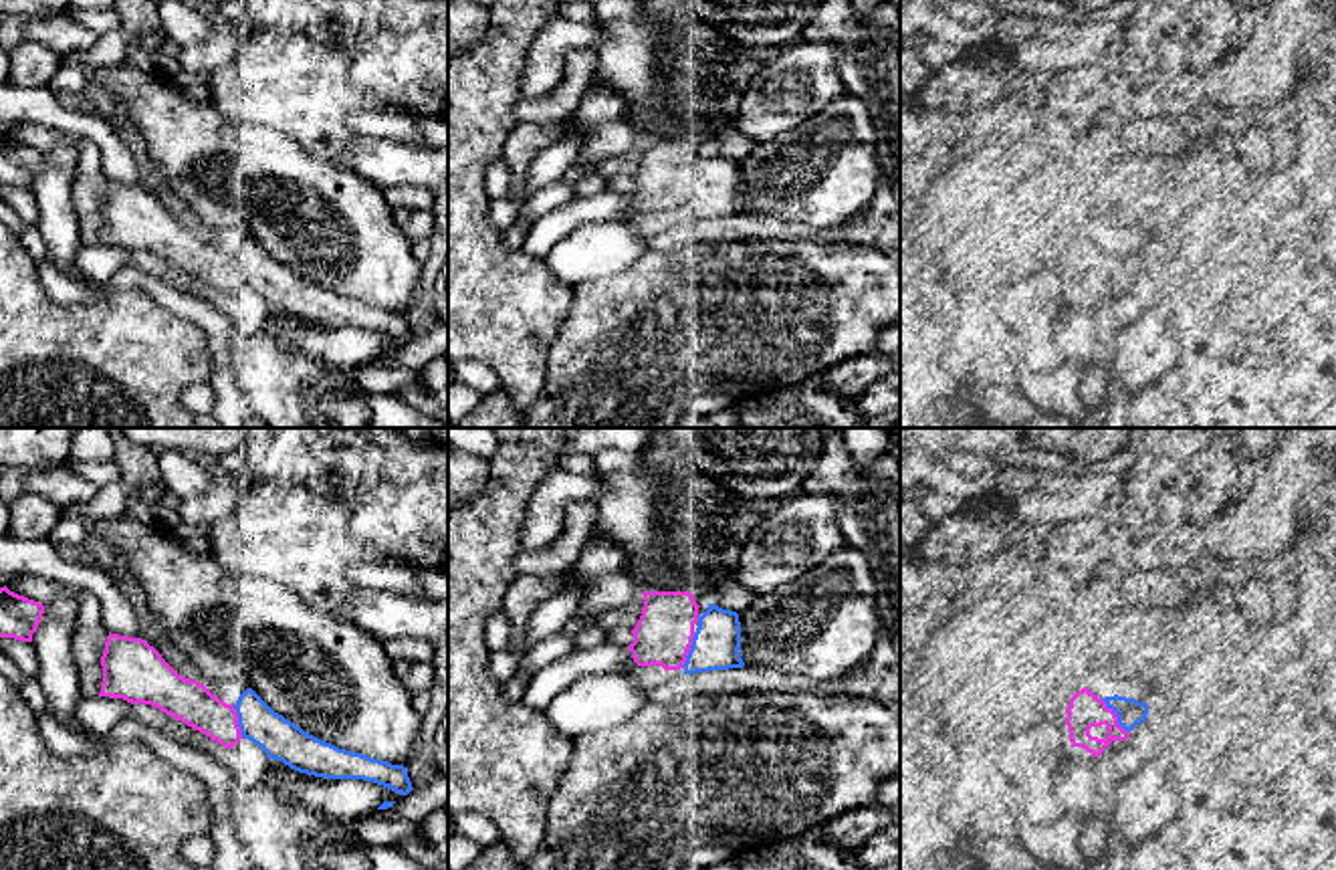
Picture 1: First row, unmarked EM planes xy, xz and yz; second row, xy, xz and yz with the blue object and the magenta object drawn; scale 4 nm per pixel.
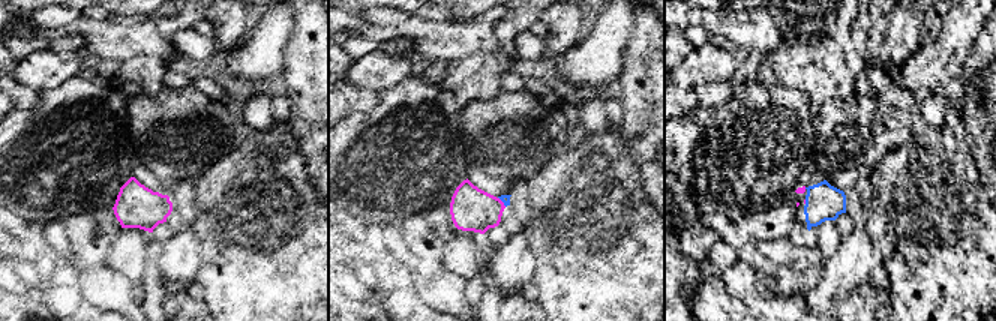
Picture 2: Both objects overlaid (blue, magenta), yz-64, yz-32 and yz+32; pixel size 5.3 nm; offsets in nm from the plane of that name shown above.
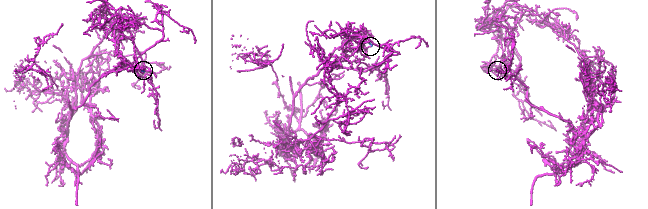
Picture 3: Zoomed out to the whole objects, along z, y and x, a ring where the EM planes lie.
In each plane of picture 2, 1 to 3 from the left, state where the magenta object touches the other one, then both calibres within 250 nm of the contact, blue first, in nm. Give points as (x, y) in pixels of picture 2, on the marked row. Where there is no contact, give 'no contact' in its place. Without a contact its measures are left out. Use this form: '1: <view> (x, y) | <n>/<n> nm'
1: no contact
2: yz-32 (501, 200) | 50/240 nm
3: yz+32 (806, 201) | 190/20 nm

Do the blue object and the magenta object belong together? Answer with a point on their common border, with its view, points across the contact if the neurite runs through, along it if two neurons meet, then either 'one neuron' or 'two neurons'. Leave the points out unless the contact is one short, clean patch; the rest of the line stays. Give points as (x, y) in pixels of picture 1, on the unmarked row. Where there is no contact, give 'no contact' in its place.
yz (1117, 263) | one neuron

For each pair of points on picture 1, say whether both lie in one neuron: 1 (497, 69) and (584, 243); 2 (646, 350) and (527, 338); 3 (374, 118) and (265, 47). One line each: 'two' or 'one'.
1: two
2: two
3: two

